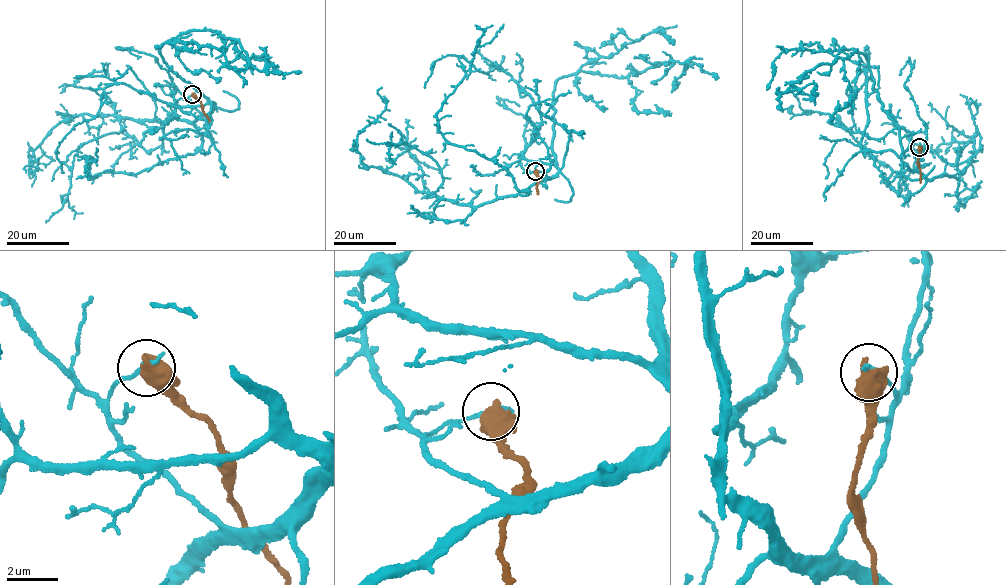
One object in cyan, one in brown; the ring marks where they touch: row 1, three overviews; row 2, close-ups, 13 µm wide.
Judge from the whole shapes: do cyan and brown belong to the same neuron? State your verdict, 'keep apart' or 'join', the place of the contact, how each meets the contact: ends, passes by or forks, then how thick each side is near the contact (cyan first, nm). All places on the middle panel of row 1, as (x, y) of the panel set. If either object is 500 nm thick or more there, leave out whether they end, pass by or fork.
keep apart | (535, 171) | 170/750 nm

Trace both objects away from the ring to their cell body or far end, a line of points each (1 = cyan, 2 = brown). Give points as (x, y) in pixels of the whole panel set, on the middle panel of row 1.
1: (535, 170), (541, 181), (558, 171), (561, 78), (677, 61), (675, 80)
2: (535, 170), (539, 178), (537, 194)

